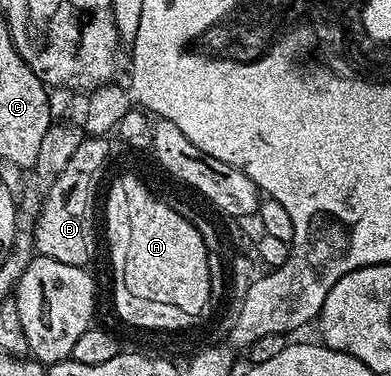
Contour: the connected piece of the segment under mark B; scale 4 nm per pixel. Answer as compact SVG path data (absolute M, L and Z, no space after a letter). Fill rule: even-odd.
M83 138L81 145L72 153L72 161L64 165L64 171L42 202L38 219L34 222L34 250L52 261L64 261L64 265L86 267L94 255L94 207L90 198L94 195L94 182L110 155L109 138Z

